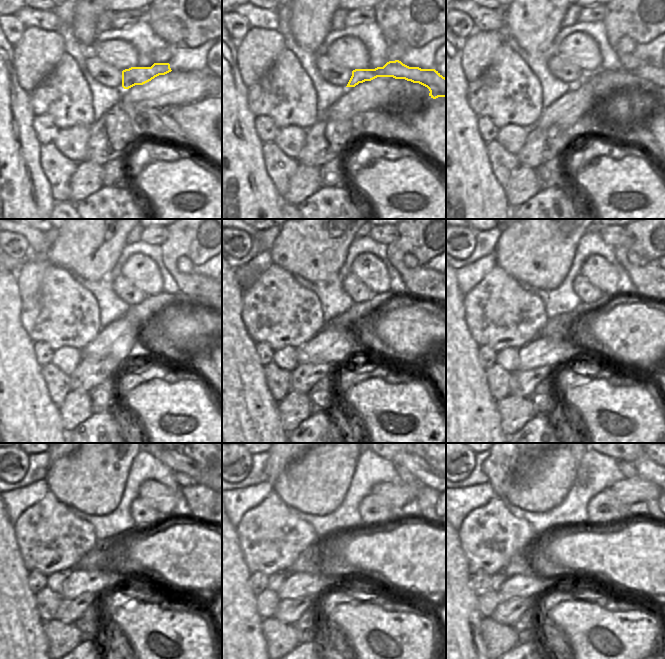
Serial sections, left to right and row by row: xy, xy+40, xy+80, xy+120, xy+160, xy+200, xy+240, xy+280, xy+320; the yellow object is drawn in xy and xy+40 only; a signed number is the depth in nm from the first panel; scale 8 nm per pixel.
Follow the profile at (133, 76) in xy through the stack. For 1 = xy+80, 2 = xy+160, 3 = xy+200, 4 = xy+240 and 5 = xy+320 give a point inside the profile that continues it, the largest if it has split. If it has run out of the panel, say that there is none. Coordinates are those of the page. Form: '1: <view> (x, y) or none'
1: xy+80 (603, 82)
2: xy+160 (358, 311)
3: xy+200 (554, 326)
4: xy+240 (94, 559)
5: xy+320 (520, 565)

